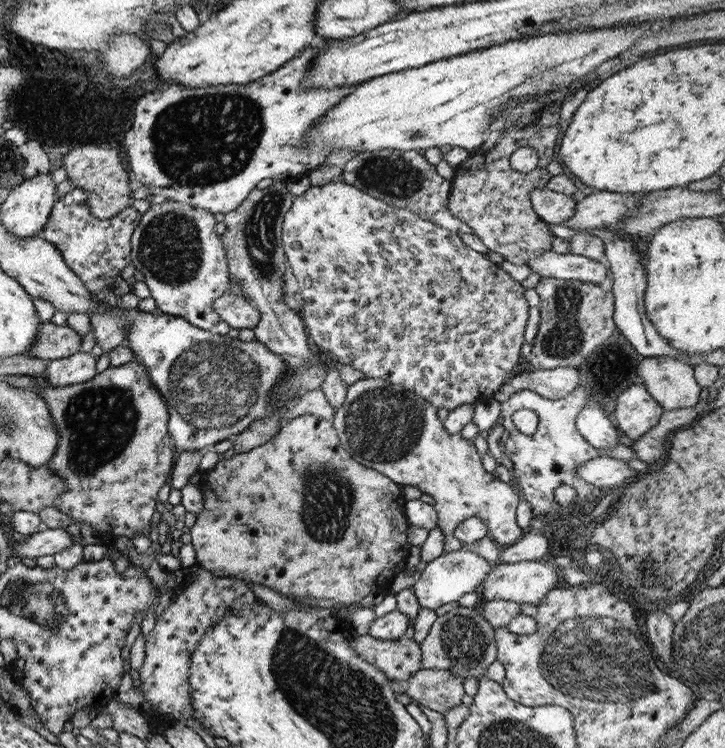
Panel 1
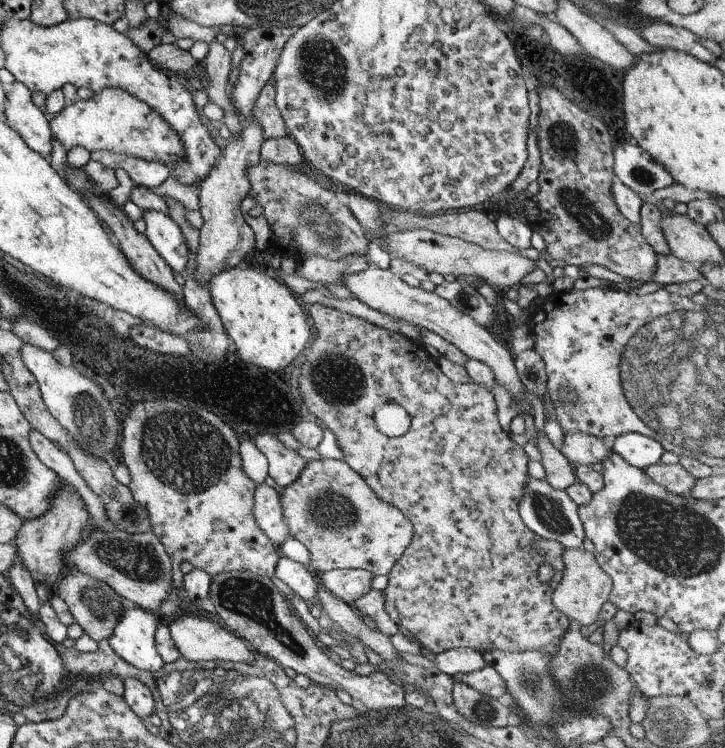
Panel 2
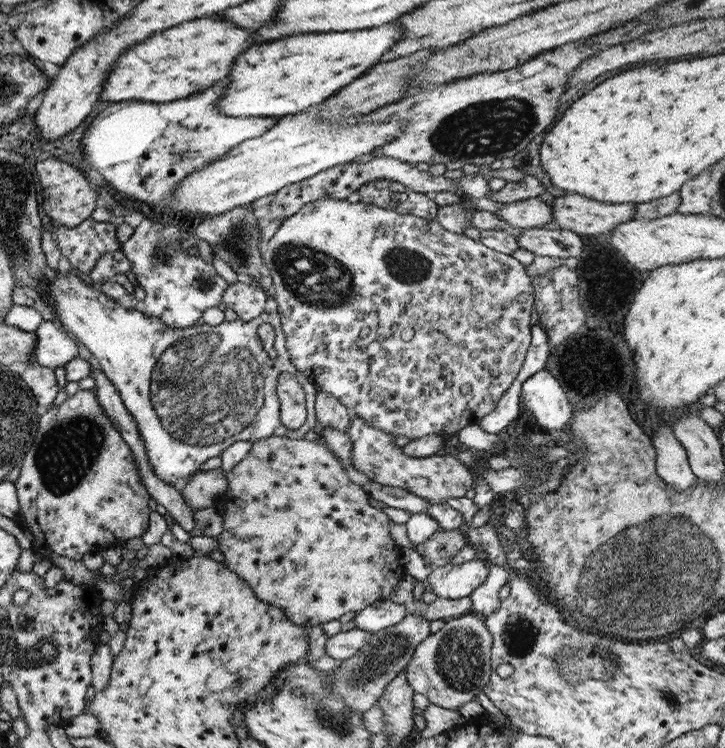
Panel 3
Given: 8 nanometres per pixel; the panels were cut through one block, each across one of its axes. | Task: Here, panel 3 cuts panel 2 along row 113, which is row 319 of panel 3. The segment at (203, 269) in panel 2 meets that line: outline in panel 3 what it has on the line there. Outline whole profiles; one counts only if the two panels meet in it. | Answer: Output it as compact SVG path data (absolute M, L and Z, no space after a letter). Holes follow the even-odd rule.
M239 281L230 283L223 291L221 302L227 309L237 314L243 322L259 316L268 302L269 292L261 289L258 284L243 284Z

